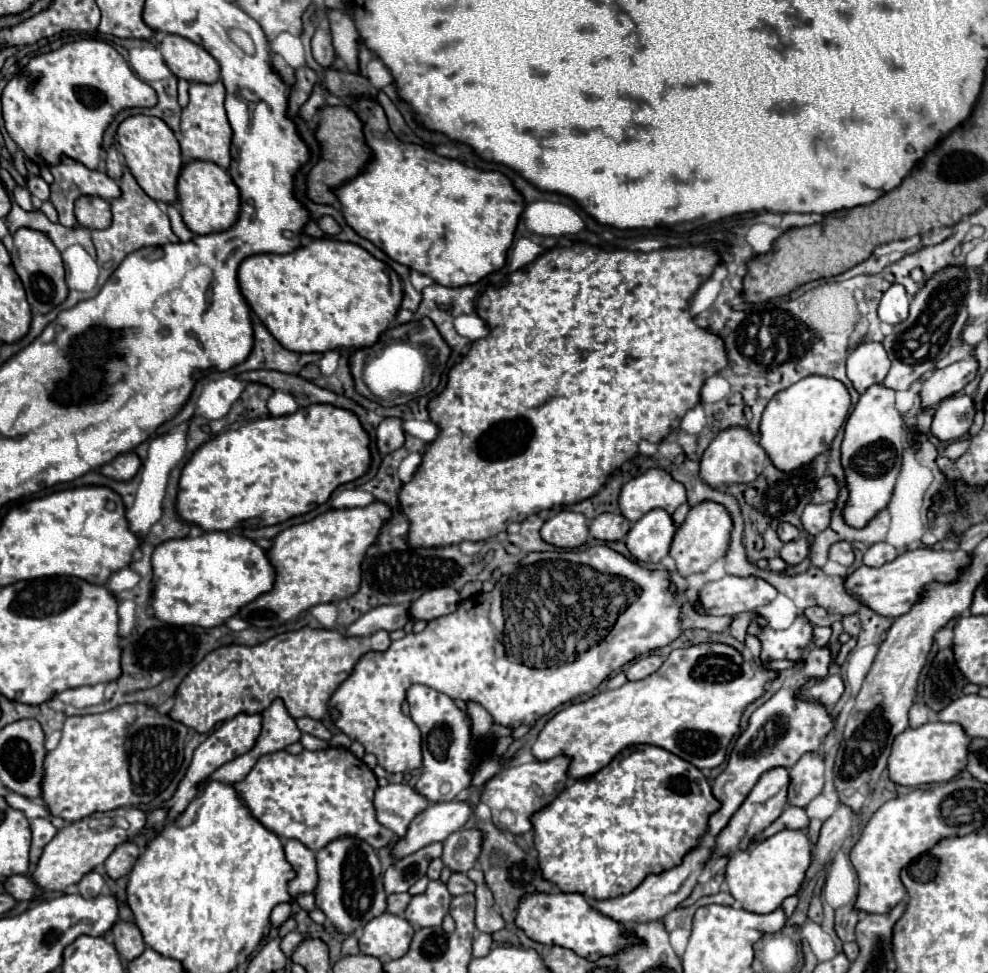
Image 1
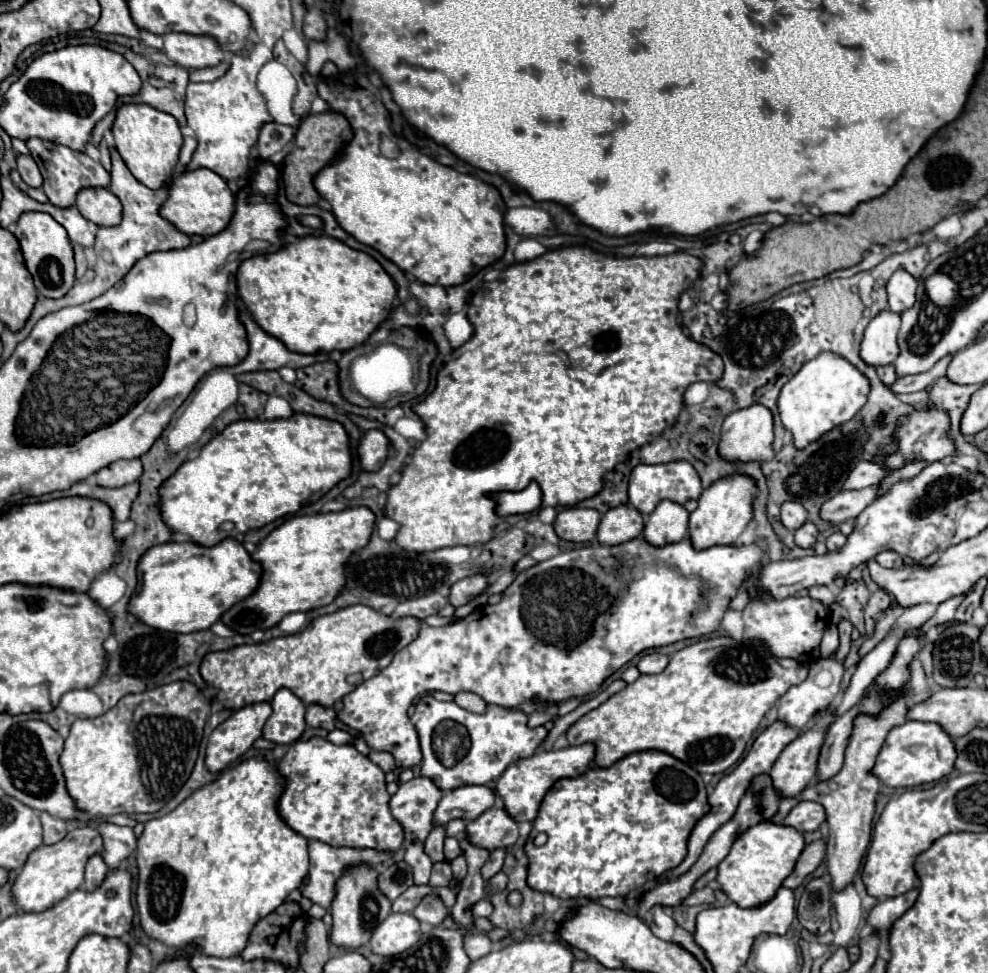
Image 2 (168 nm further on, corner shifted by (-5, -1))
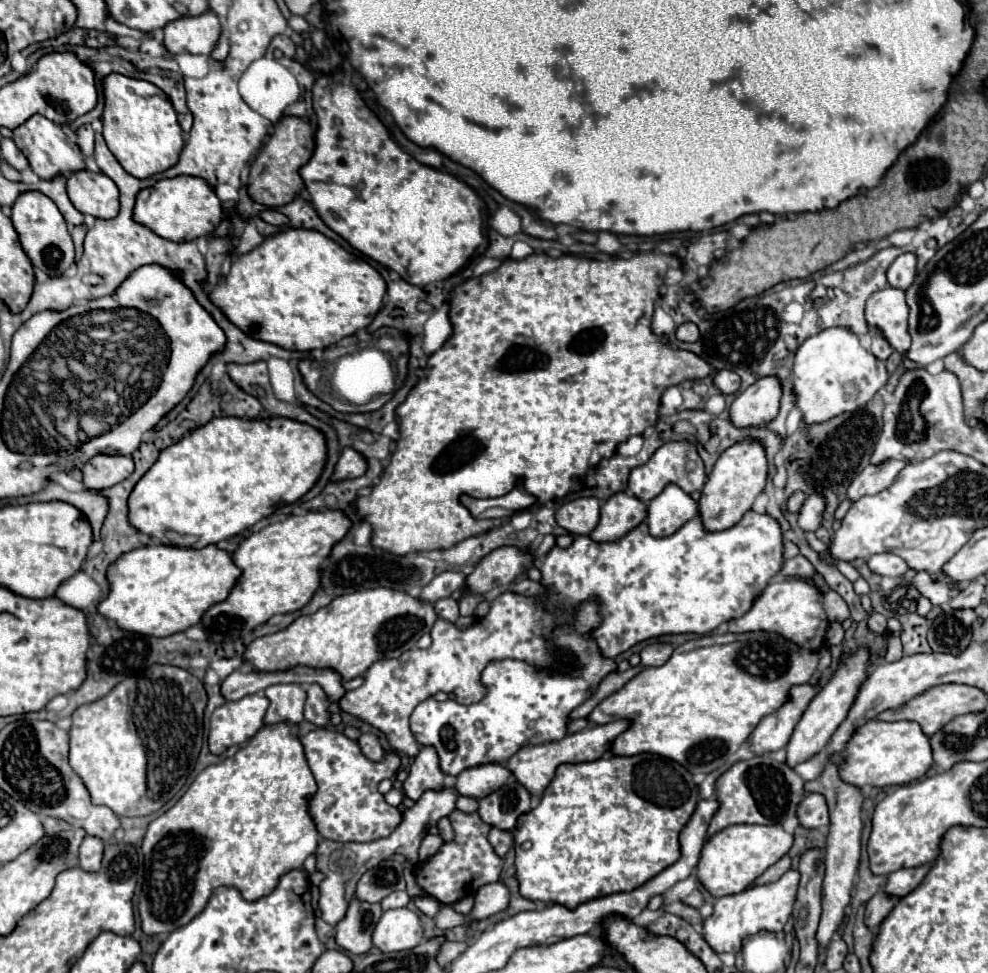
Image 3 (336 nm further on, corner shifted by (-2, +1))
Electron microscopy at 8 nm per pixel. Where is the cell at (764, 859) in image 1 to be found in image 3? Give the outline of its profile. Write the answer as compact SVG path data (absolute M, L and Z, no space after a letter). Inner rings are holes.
M729 825L705 841L697 865L697 877L713 897L741 893L765 869L777 863L791 845L793 835L789 835L781 825Z

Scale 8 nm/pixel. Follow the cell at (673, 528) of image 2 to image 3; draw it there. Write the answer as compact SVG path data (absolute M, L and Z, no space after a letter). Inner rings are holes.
M667 485L661 495L649 501L647 525L653 537L673 535L681 525L699 513L697 501L677 485Z

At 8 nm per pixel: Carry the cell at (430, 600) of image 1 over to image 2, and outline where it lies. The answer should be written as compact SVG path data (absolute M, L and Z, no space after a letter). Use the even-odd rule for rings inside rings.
M472 575L472 577L466 577L466 579L460 579L456 581L452 587L450 587L450 593L448 593L448 601L450 605L454 607L462 607L466 605L470 599L474 599L476 595L480 595L484 591L486 583L484 583L484 577L482 575Z

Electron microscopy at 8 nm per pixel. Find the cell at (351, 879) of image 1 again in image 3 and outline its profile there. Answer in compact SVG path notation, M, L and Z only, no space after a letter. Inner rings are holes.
M353 899L349 903L345 919L335 927L337 945L357 955L367 953L373 947L371 935L381 915L383 911L379 903L365 903L365 901Z

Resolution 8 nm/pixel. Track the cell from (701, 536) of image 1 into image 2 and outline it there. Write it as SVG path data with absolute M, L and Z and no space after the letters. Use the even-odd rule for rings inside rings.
M744 475L720 479L714 485L710 485L706 491L702 491L698 499L698 509L690 513L690 525L688 525L688 535L694 549L702 551L714 545L734 545L738 535L744 531L744 527L752 519L754 493L756 493L754 481Z

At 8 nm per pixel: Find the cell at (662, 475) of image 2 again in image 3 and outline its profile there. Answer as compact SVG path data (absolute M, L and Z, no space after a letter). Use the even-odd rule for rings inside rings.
M685 439L683 441L667 441L649 457L647 463L643 463L643 465L639 465L639 467L635 467L631 471L631 475L629 475L629 491L635 497L639 497L641 501L649 503L651 499L655 499L663 491L663 487L667 483L675 483L683 491L693 493L693 491L703 489L705 479L707 479L705 467L703 467L703 461L701 461L701 457L697 453L697 445L695 443L685 441Z

